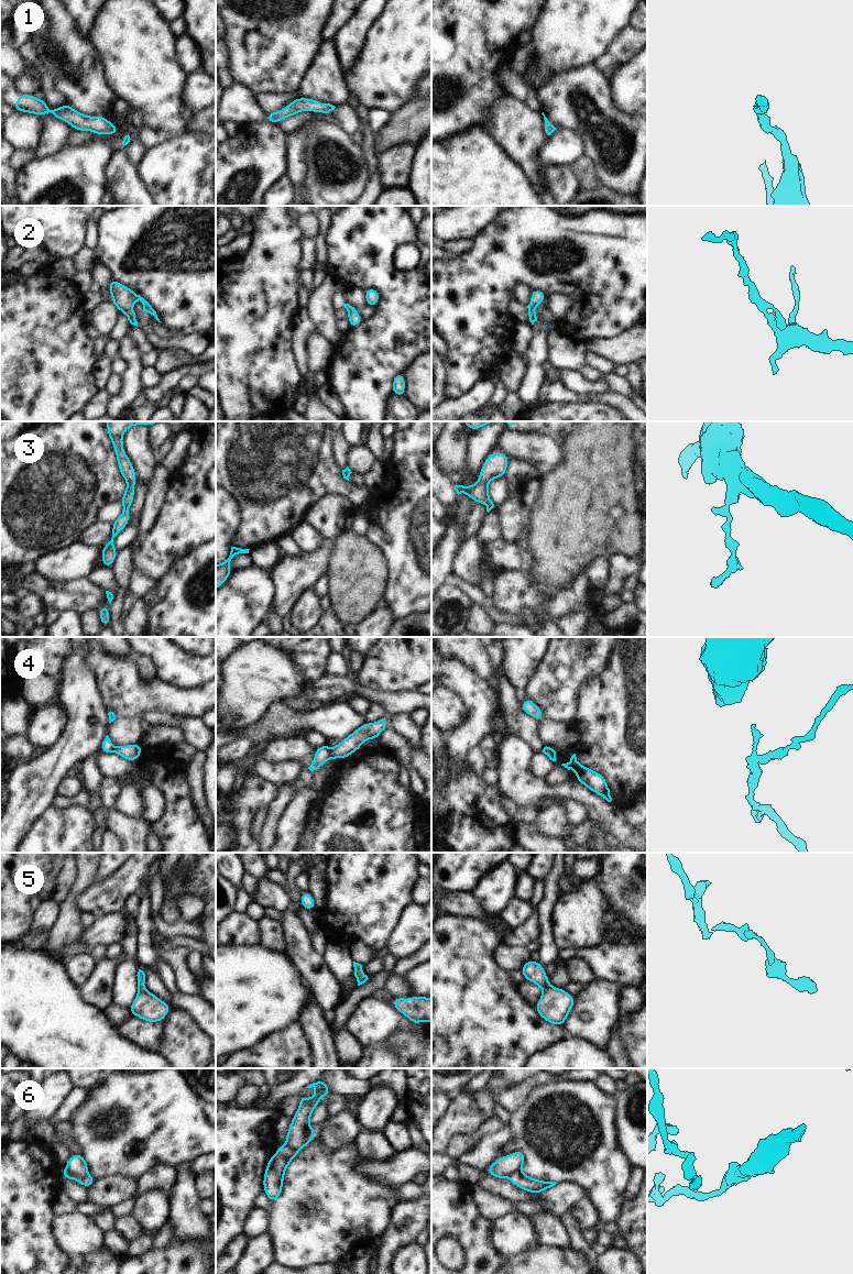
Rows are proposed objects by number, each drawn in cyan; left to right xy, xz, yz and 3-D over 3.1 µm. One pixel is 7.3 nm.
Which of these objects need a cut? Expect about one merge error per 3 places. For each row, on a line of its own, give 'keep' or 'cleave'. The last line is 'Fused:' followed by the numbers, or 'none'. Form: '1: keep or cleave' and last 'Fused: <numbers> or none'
1: keep
2: keep
3: keep
4: cleave
5: keep
6: cleave
Fused: 4, 6

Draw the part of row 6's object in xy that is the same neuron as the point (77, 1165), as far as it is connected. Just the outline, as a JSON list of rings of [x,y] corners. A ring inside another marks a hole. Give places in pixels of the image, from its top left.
[[[72,1154],[66,1168],[72,1173],[75,1179],[83,1179],[89,1176],[87,1161],[81,1154]]]

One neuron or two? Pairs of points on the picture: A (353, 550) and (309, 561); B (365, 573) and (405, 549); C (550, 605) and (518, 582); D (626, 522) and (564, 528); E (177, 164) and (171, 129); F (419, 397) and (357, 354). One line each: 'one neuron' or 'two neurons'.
A: two neurons
B: two neurons
C: one neuron
D: one neuron
E: two neurons
F: two neurons

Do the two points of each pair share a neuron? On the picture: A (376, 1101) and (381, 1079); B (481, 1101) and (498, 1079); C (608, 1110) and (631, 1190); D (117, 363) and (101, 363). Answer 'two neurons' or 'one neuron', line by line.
A: two neurons
B: two neurons
C: two neurons
D: two neurons

